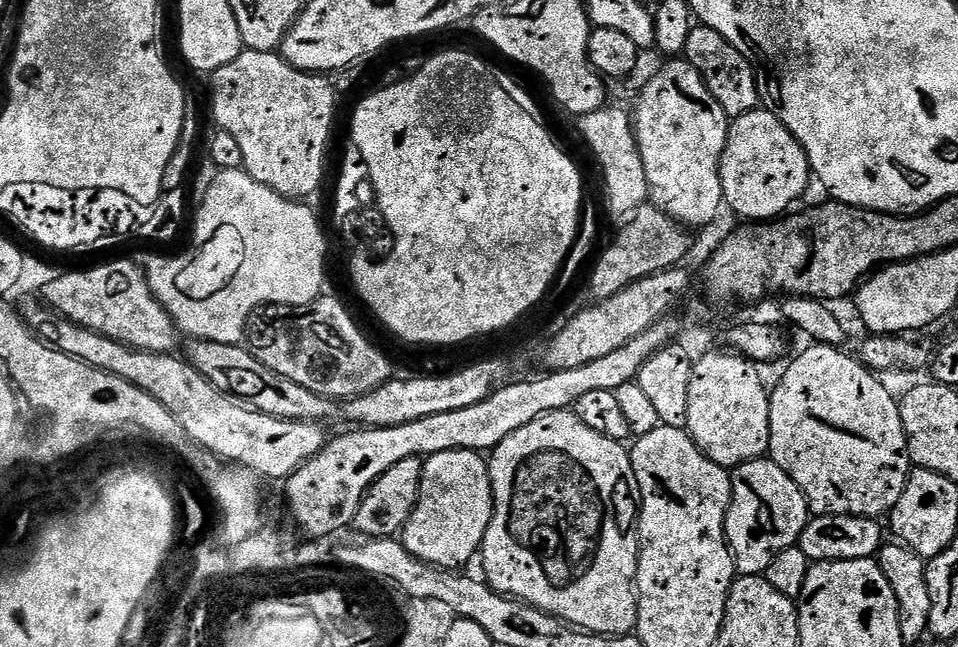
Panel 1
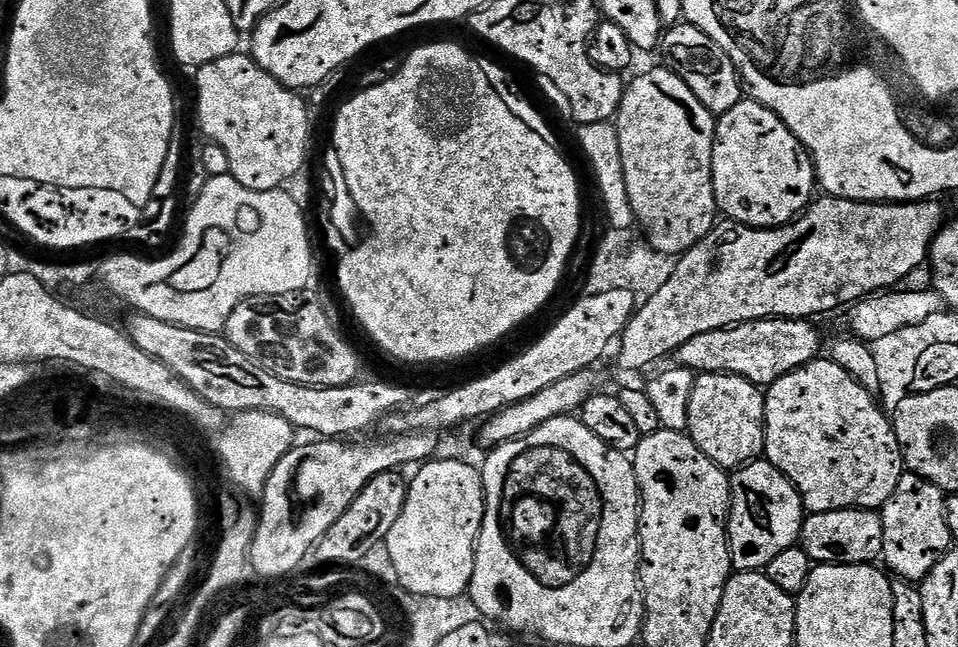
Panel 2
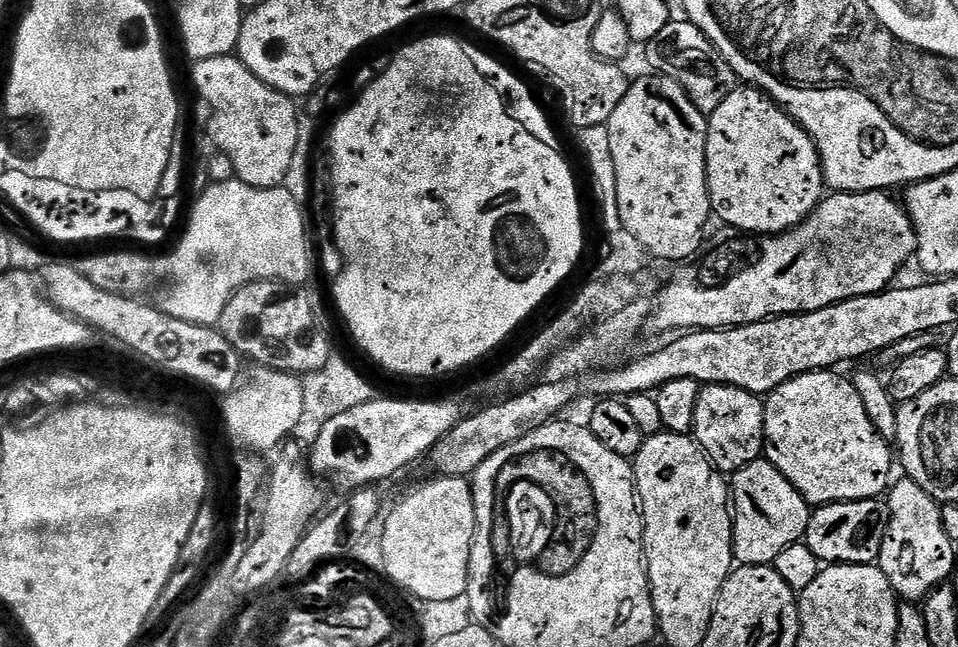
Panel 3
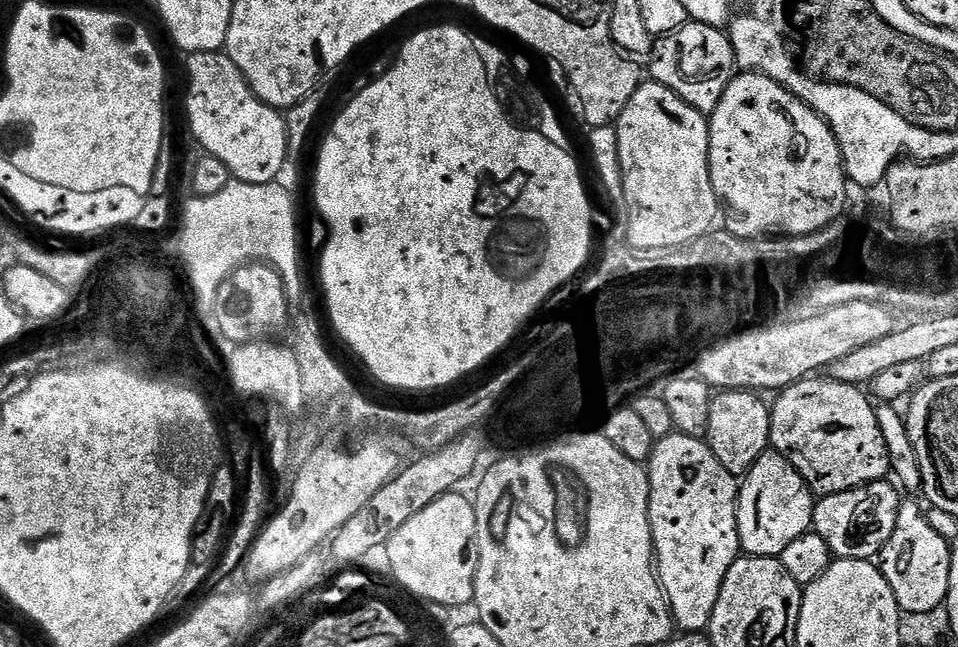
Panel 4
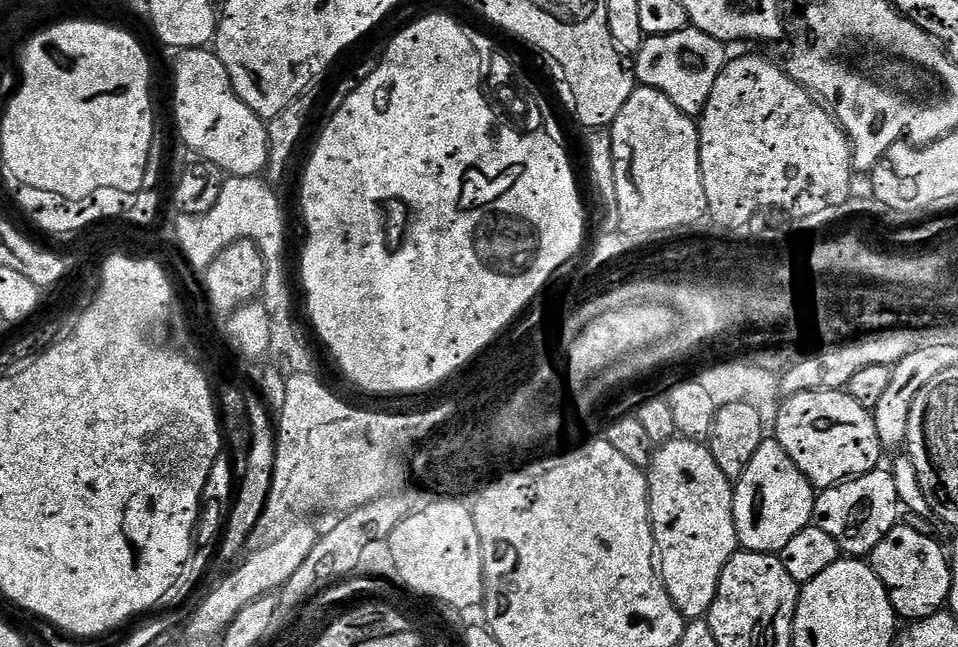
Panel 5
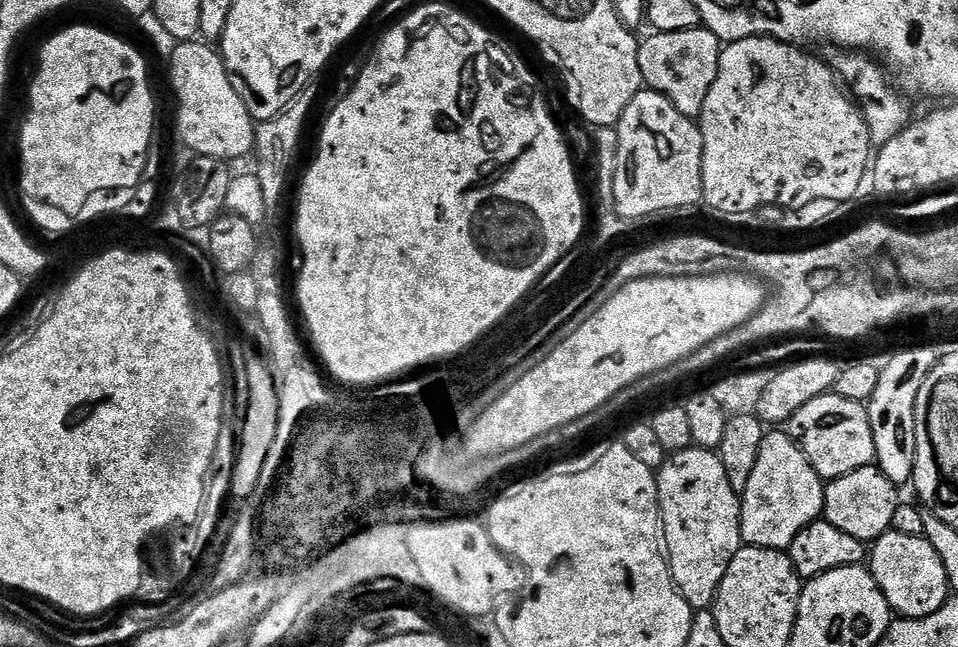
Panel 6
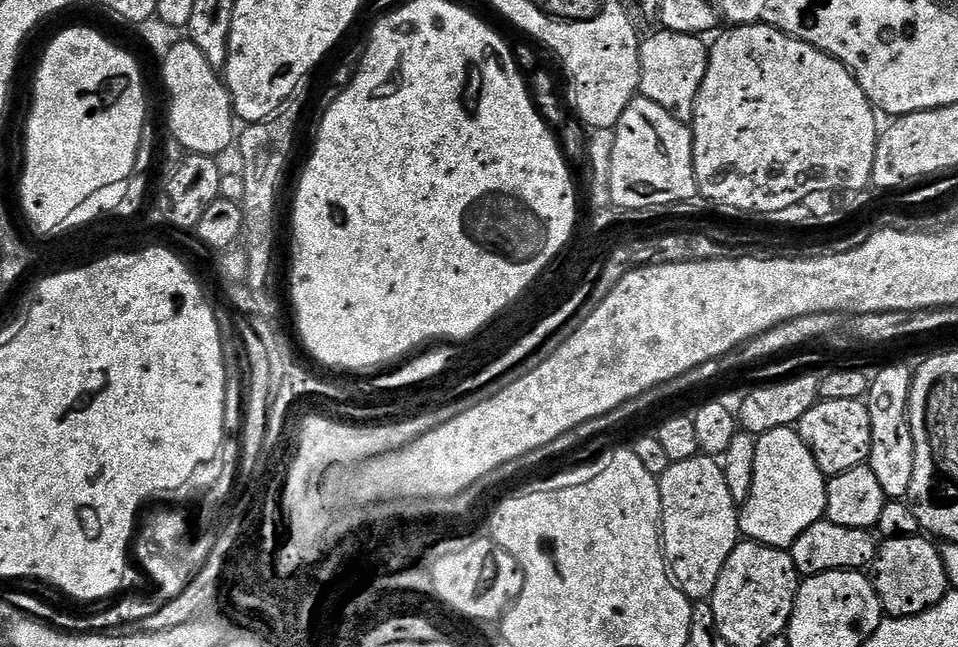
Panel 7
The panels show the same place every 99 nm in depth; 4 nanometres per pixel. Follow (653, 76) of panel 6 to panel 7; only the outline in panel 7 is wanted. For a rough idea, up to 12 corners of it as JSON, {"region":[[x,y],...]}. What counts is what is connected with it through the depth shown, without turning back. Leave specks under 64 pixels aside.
{"region":[[656,30],[640,42],[640,90],[691,121],[707,43]]}

